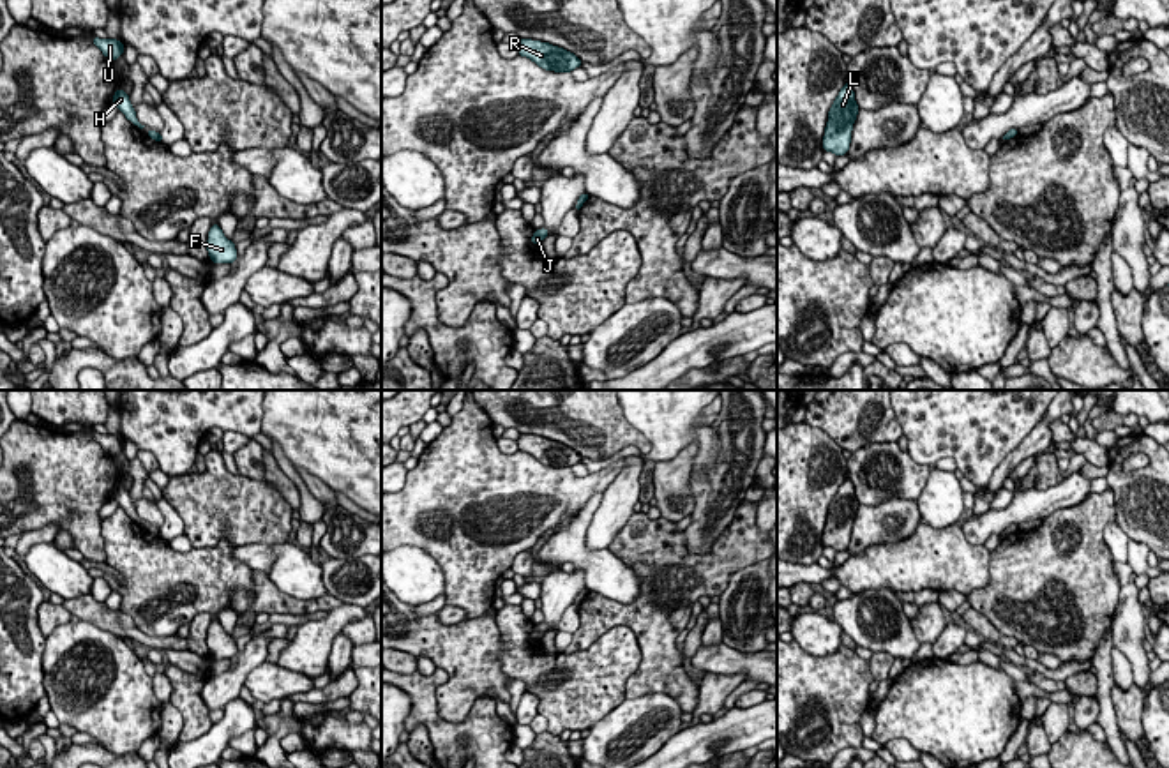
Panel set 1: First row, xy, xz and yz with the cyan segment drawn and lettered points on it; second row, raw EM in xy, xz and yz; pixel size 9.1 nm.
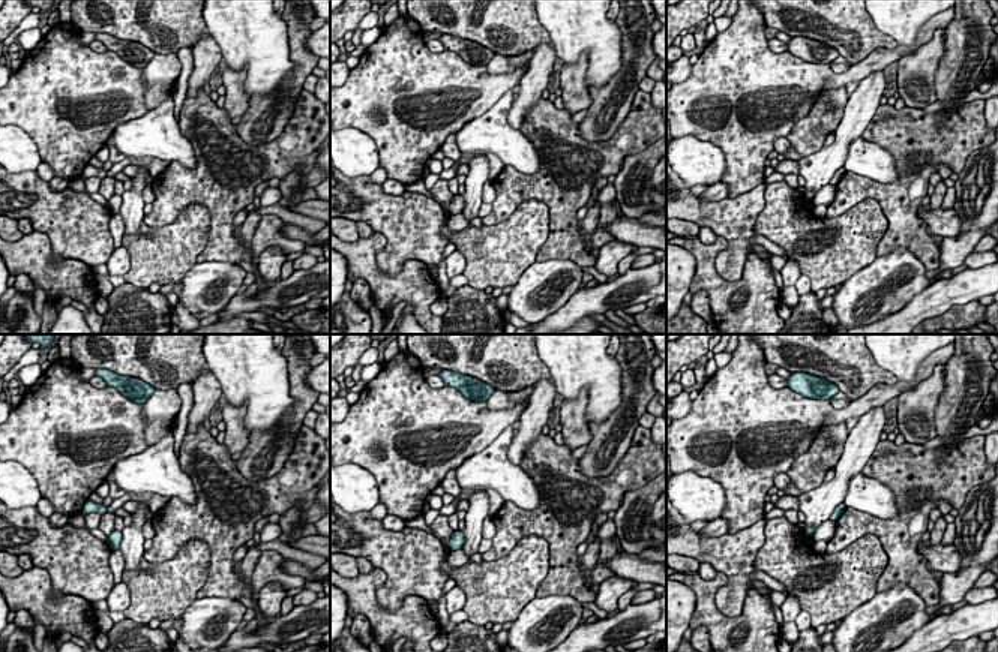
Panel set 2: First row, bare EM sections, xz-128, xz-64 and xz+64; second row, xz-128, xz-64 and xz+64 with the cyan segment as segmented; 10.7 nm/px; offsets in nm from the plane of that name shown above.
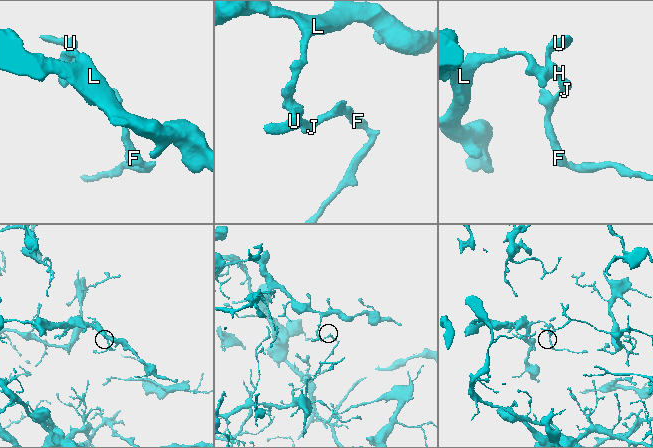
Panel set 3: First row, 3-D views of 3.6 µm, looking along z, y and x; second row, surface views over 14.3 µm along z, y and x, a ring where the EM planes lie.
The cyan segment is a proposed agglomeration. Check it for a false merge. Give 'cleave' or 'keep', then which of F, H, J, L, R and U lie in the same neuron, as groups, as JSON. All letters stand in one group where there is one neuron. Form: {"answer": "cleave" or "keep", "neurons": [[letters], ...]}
{"answer": "keep", "neurons": [["F", "H", "J", "L", "R", "U"]]}

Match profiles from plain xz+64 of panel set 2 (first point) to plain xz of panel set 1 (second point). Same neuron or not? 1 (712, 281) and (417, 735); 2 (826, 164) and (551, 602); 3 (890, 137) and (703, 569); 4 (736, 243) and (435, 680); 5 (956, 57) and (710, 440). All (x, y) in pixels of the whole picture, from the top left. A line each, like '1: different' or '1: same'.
1: different
2: same
3: same
4: different
5: different

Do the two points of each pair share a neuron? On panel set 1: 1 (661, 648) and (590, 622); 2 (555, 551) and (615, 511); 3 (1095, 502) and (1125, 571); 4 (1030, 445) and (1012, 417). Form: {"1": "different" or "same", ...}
{"1": "same", "2": "different", "3": "different", "4": "different"}

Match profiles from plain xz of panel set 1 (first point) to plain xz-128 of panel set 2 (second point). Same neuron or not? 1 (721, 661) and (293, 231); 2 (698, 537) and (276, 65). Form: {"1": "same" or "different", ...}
{"1": "same", "2": "different"}

